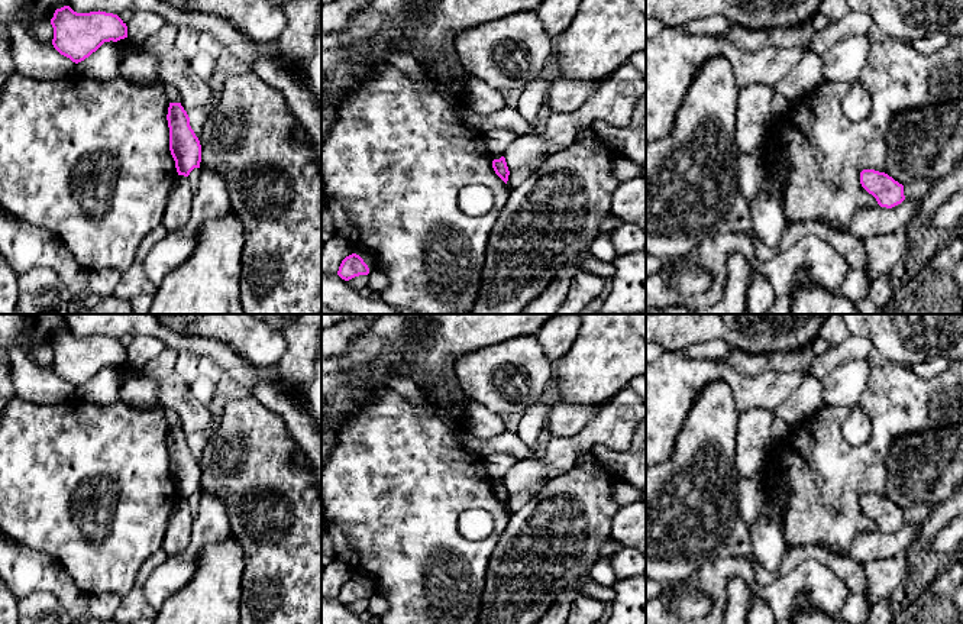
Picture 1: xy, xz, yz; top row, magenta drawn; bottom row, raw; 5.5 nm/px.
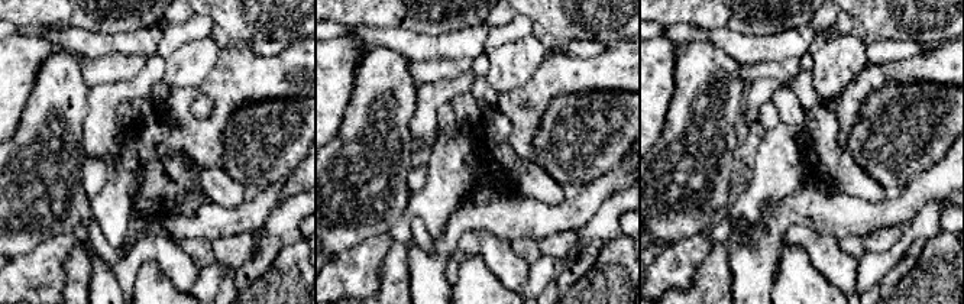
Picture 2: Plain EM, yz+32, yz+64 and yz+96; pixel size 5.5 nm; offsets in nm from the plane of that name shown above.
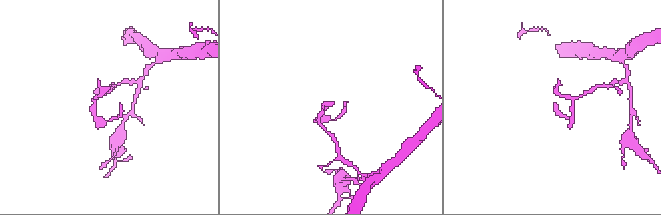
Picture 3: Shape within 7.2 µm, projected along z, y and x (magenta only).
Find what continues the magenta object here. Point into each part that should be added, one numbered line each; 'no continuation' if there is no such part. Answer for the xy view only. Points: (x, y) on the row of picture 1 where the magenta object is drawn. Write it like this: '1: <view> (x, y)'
no continuation

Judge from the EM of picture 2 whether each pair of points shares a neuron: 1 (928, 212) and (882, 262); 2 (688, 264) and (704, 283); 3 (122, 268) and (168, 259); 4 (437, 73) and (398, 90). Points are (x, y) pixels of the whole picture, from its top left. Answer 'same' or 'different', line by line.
1: same
2: different
3: same
4: different

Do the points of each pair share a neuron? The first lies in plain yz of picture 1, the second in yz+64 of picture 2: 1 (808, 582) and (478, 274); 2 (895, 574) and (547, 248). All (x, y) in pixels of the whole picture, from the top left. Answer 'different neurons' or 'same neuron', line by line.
1: different neurons
2: same neuron

